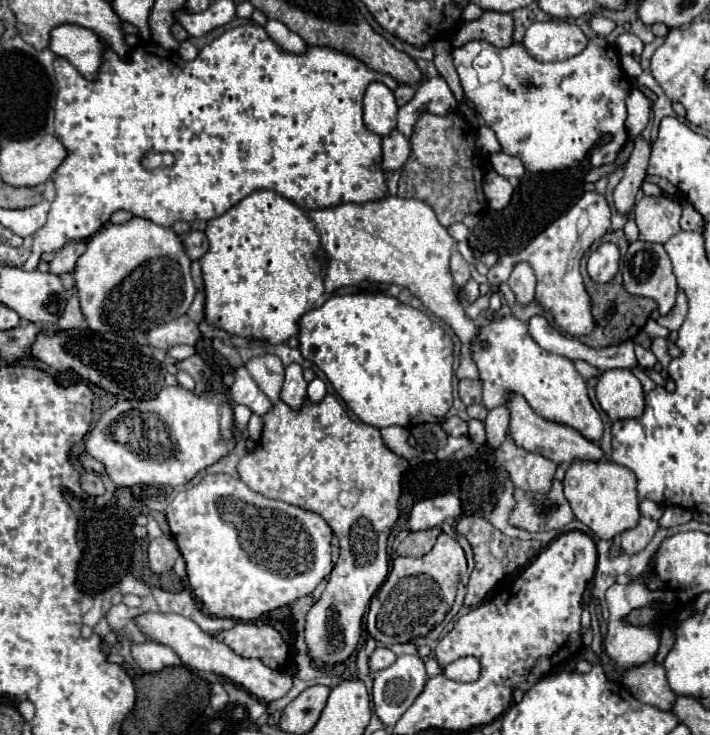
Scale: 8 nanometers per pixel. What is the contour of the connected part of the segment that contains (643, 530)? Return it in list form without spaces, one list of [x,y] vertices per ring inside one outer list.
[[[640,517],[640,523],[632,531],[624,531],[620,535],[622,553],[626,553],[626,555],[640,553],[650,543],[650,539],[654,537],[656,531],[658,531],[658,523],[654,519]]]

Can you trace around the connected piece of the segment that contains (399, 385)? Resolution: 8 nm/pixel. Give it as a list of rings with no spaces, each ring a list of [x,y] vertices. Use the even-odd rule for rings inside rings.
[[[384,293],[334,295],[300,319],[298,341],[302,355],[326,373],[344,403],[368,425],[382,429],[388,425],[412,427],[414,423],[438,423],[452,407],[454,349],[450,335],[422,311],[400,303],[396,297]]]

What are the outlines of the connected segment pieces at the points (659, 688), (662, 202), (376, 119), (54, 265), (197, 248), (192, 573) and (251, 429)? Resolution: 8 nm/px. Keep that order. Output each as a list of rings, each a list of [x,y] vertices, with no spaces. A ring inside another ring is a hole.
[[[646,661],[638,667],[630,667],[622,673],[622,683],[624,687],[642,703],[654,705],[662,711],[670,711],[670,707],[674,705],[676,693],[670,691],[668,683],[666,683],[666,673],[662,663]]]
[[[644,197],[634,207],[640,239],[650,243],[666,243],[680,231],[680,203],[670,197]]]
[[[370,83],[364,93],[364,125],[372,133],[386,137],[396,127],[398,105],[394,93],[384,83]]]
[[[70,241],[62,247],[62,251],[58,251],[54,255],[54,259],[48,263],[50,265],[50,273],[54,275],[62,275],[74,269],[76,259],[86,251],[86,243],[84,241]]]
[[[188,231],[182,235],[182,245],[190,259],[200,259],[208,251],[208,239],[202,231]]]
[[[226,473],[206,475],[198,485],[180,491],[166,507],[166,517],[178,549],[186,559],[190,589],[202,601],[202,609],[214,617],[256,621],[268,611],[310,595],[332,571],[332,529],[318,513],[268,499]]]
[[[252,415],[248,421],[248,437],[258,441],[260,433],[262,433],[262,419],[260,419],[260,415]]]

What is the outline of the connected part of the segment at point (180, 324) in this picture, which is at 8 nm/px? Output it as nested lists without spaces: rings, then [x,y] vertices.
[[[182,315],[170,323],[158,325],[152,331],[148,331],[148,343],[158,349],[170,349],[182,343],[196,345],[198,339],[200,339],[200,329],[188,315]]]

